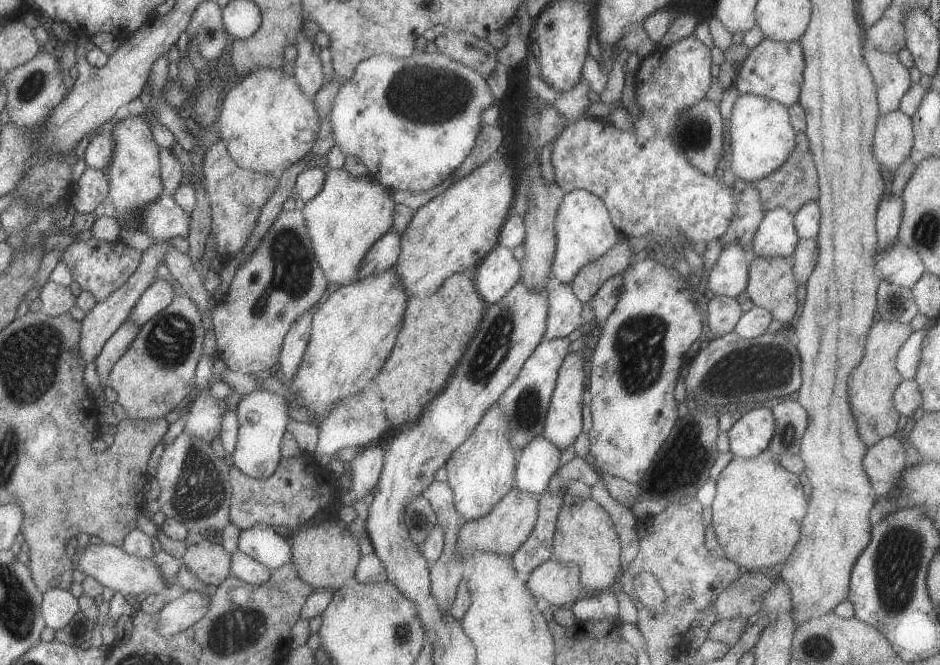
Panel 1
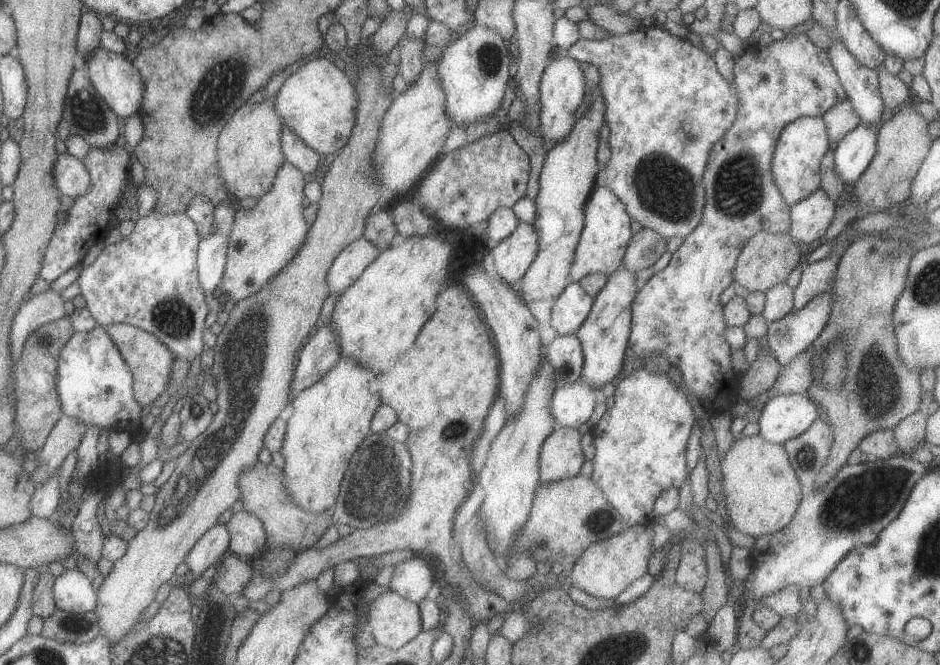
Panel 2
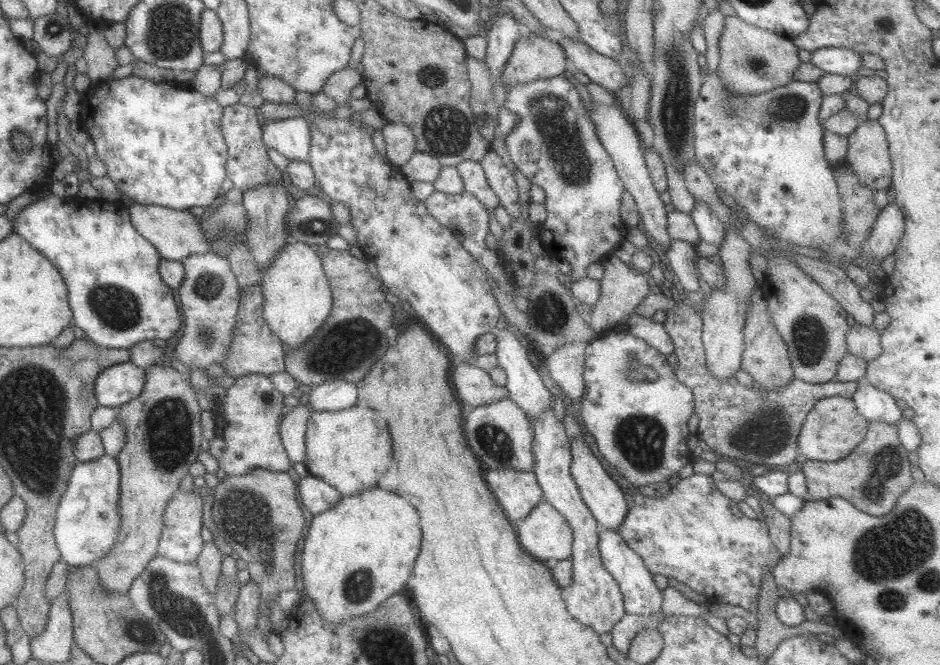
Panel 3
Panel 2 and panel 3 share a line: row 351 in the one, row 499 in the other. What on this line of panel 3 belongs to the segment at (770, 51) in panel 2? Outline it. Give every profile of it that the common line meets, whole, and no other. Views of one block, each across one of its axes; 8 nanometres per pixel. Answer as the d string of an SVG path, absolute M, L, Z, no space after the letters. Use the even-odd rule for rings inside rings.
M701 473L681 478L664 497L634 494L634 506L617 532L627 542L627 546L642 558L652 575L676 578L706 596L712 605L723 602L751 612L757 611L763 570L768 567L774 570L782 558L774 547L766 523L744 515L736 501L724 496L716 488L712 475Z

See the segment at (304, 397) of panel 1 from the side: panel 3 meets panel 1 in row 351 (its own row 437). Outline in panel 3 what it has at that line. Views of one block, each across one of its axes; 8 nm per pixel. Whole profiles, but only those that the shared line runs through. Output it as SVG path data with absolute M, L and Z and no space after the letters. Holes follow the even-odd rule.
M354 405L342 410L314 411L307 422L306 458L304 462L309 474L312 474L340 491L342 497L358 494L370 487L378 486L380 476L392 464L392 436L386 418L372 408Z

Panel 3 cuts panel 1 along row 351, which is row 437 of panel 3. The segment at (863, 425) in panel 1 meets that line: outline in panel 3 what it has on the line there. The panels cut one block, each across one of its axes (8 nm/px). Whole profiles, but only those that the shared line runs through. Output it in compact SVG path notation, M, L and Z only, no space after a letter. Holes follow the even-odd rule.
M884 420L869 421L867 433L864 440L846 456L836 462L822 462L805 460L800 466L806 477L808 494L810 500L820 500L832 497L842 497L850 501L858 510L874 517L884 516L896 506L898 499L906 492L908 487L914 483L908 451L900 442L898 427L895 424L888 424Z

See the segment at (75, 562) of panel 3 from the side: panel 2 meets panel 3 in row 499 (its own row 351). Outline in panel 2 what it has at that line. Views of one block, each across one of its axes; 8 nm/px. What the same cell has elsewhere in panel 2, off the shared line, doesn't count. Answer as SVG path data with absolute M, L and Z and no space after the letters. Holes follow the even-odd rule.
M99 324L90 332L75 332L63 346L58 360L56 382L63 414L84 422L87 428L98 426L100 430L126 430L133 441L142 444L148 436L148 430L142 428L142 406L134 398L133 384L132 370L102 325Z

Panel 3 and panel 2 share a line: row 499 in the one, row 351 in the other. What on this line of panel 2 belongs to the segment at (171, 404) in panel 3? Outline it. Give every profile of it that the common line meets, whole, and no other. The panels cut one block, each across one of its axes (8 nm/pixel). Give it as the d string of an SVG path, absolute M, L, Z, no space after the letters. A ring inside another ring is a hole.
M116 323L104 327L104 330L108 332L112 342L114 342L116 348L125 358L126 364L132 370L134 378L133 392L136 402L141 404L142 407L146 406L146 404L152 405L152 402L165 392L170 384L172 376L171 366L174 362L172 352L168 350L168 346L164 346L164 342L160 342L156 338L155 334L142 330L137 326Z

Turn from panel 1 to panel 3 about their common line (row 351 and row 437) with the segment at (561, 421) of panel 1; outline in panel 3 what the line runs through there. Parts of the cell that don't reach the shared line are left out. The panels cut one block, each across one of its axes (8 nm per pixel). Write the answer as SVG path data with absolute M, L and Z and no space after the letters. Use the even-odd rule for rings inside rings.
M582 436L570 441L570 451L572 451L572 464L570 466L572 478L579 488L584 504L588 506L602 528L617 531L629 511L622 488L602 467L600 460L592 453L588 443L582 442Z

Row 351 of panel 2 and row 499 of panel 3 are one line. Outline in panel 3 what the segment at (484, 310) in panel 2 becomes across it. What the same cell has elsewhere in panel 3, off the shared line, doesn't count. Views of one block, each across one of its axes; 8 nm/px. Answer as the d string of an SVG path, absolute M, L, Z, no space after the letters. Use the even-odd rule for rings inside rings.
M486 470L485 479L512 524L524 520L544 500L544 491L533 470Z

